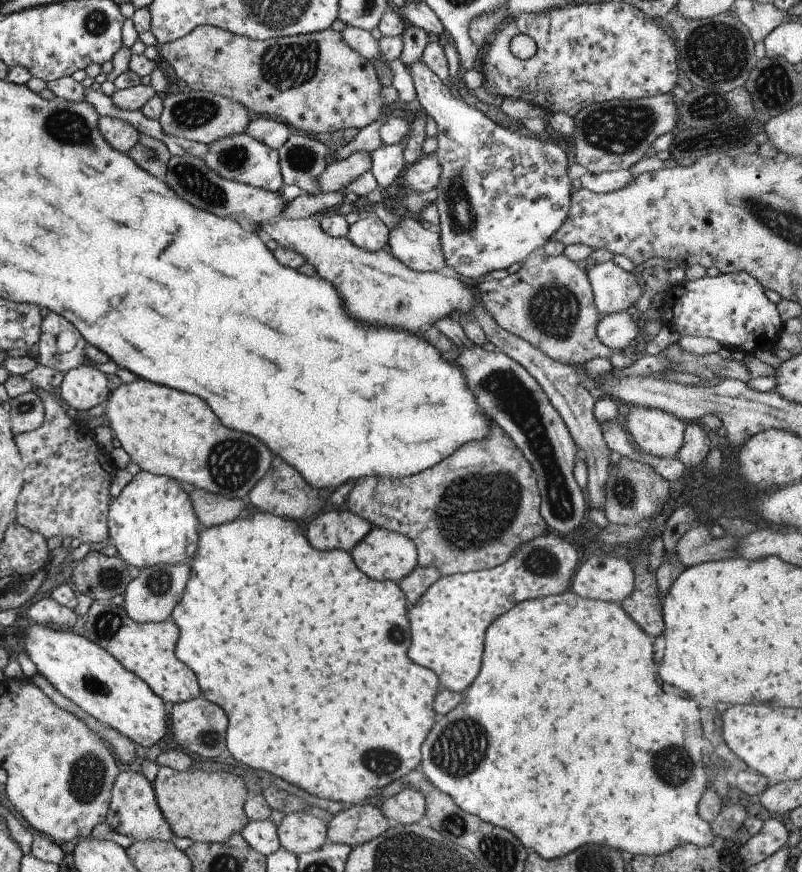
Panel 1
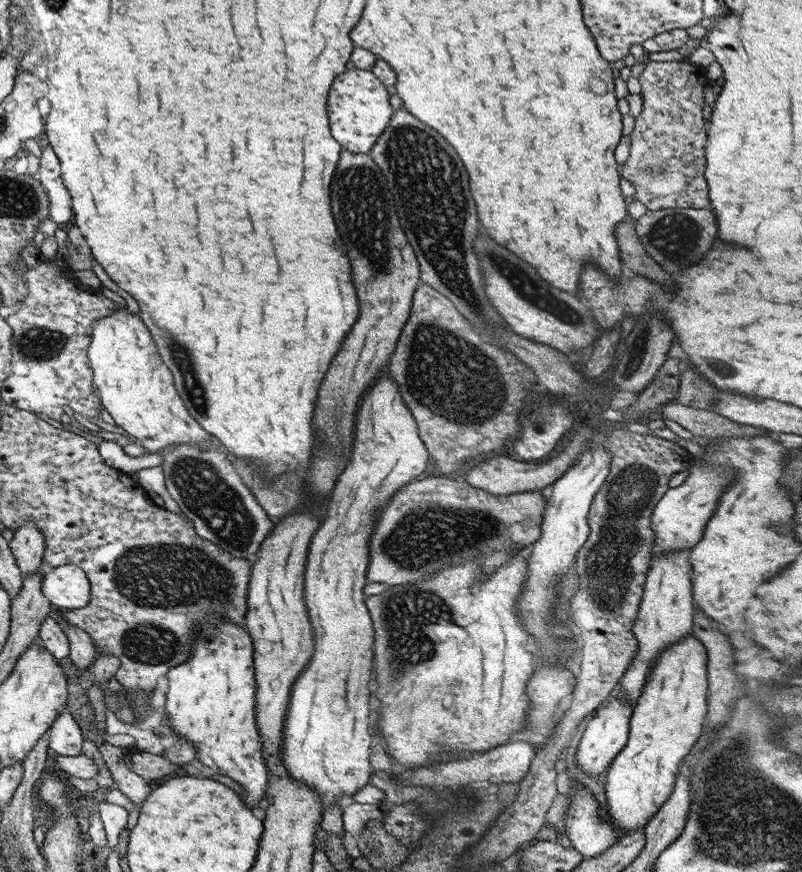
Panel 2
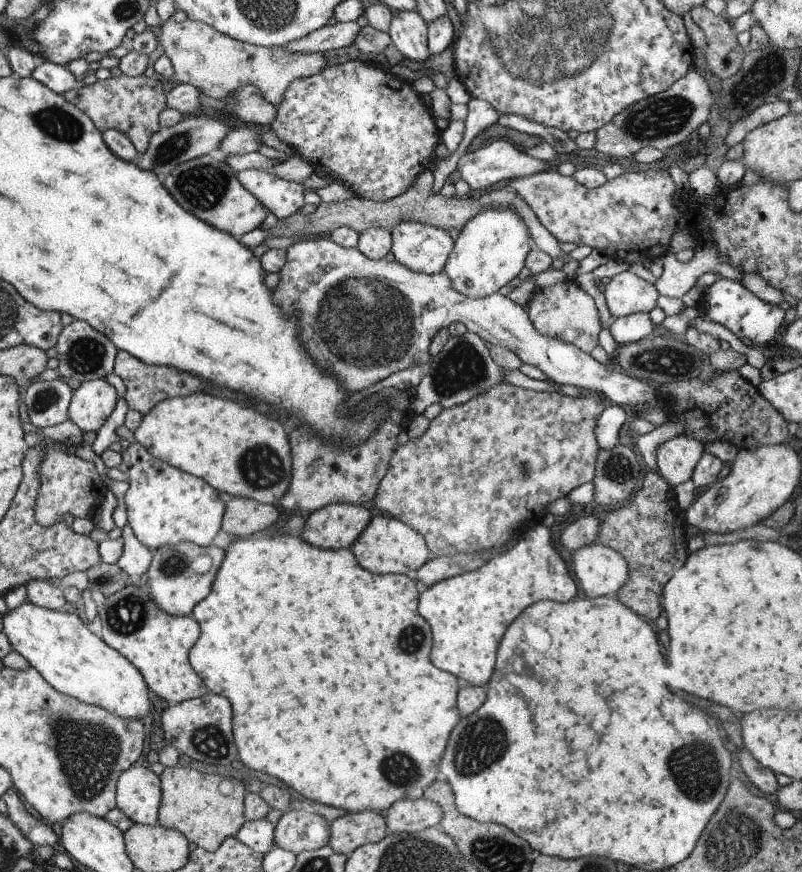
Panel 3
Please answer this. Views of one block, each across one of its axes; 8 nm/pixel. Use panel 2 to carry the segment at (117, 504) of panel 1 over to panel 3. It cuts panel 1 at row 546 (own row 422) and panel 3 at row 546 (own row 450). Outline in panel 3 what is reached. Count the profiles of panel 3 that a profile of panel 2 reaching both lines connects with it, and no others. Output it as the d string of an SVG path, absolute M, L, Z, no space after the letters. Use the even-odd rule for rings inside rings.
M134 440L120 455L127 466L126 490L123 494L126 524L129 524L129 530L137 542L150 551L179 542L209 546L220 530L221 516L225 510L218 492L203 480L151 458L151 454L147 454L147 450L143 450L143 446Z

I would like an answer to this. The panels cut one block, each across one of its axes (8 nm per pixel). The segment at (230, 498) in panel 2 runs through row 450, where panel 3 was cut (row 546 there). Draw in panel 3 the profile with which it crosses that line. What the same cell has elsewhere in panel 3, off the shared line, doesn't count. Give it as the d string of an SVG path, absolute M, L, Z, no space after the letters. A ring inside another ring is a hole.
M179 542L173 546L163 546L152 551L149 567L145 570L147 598L157 610L169 616L185 617L190 615L193 606L201 602L211 588L215 572L223 560L223 550L219 546L196 546L191 542Z

